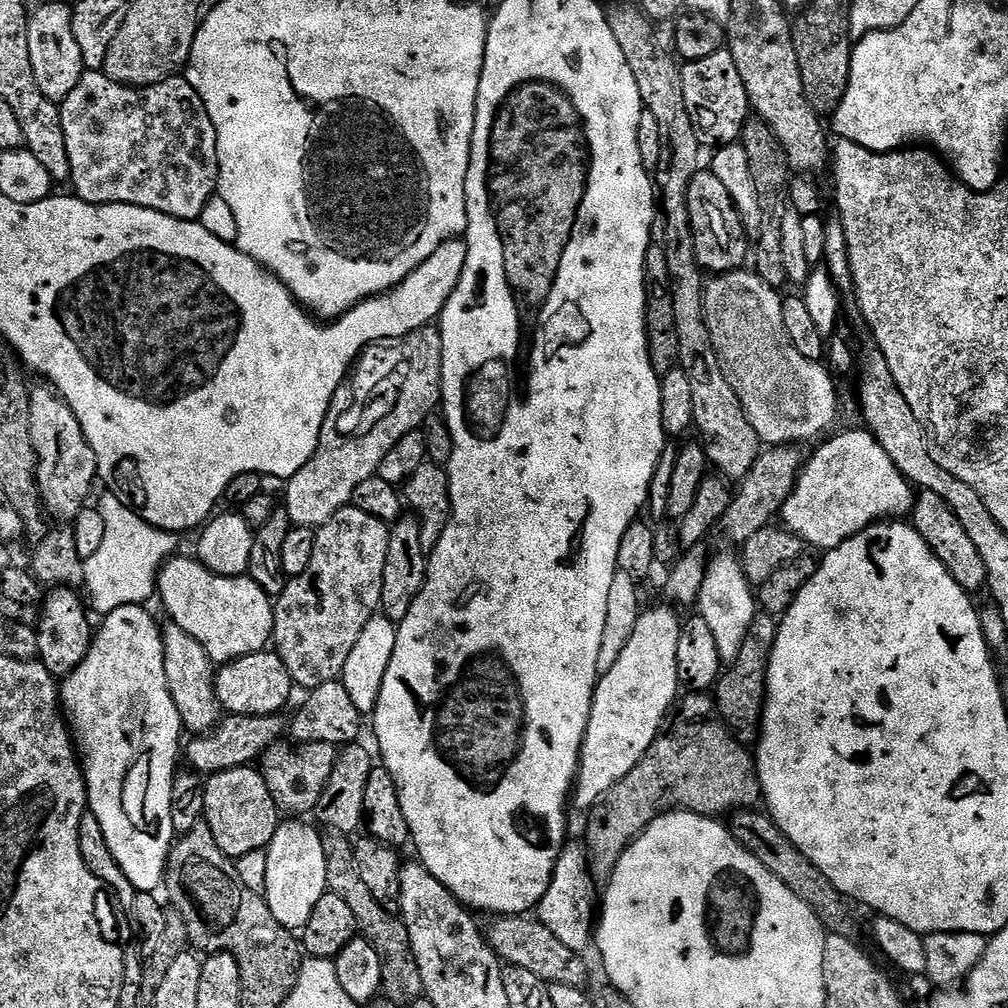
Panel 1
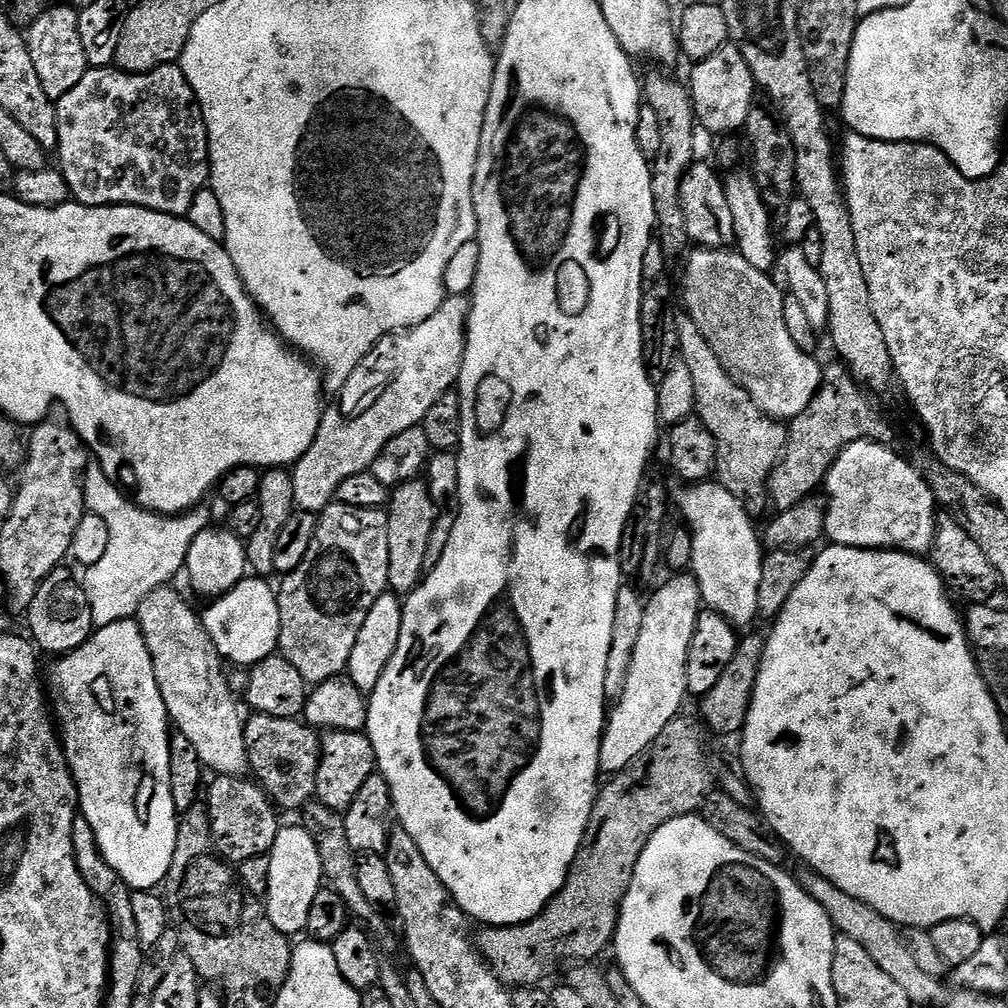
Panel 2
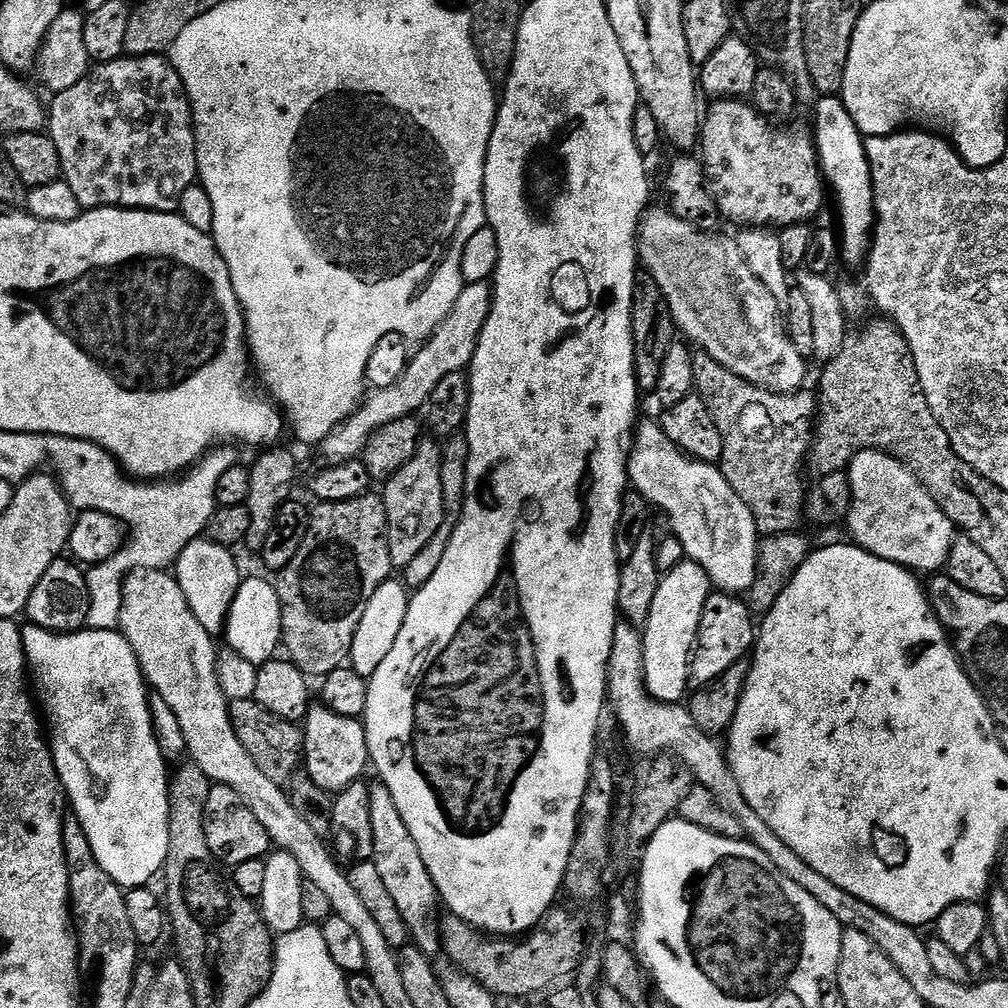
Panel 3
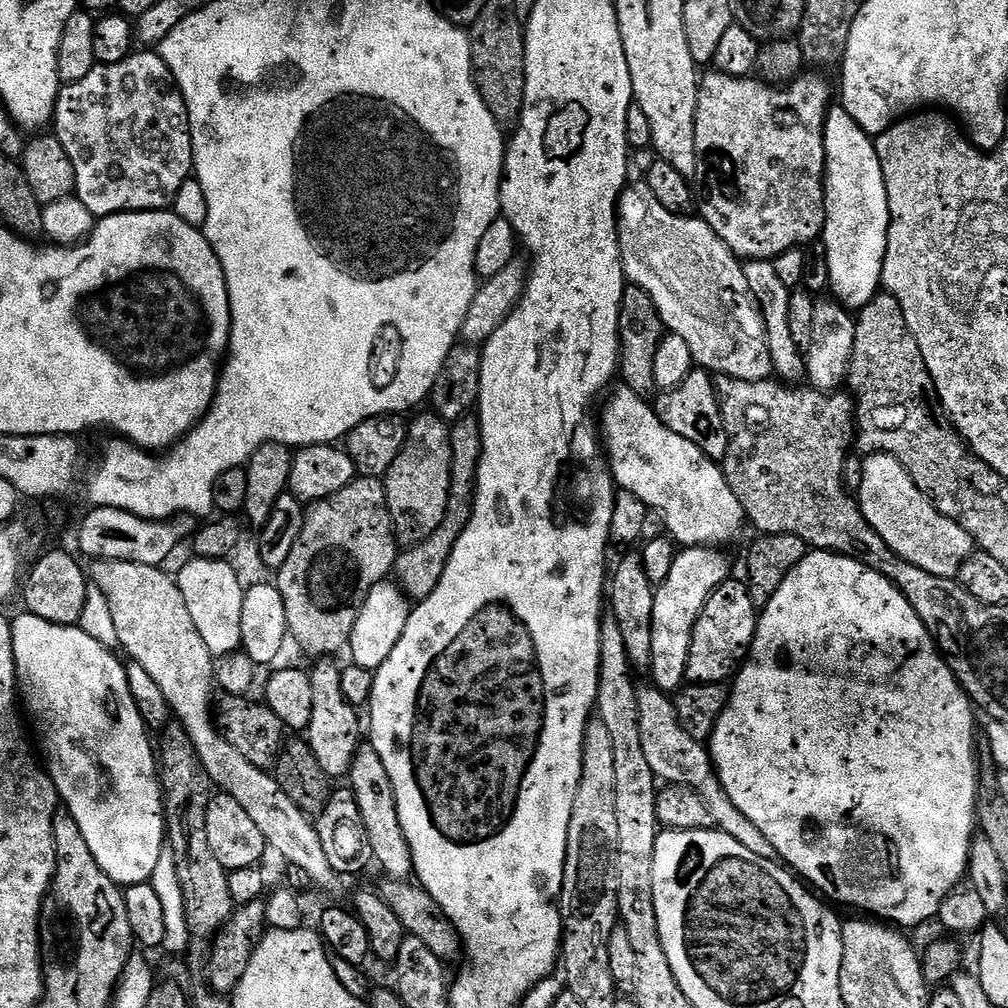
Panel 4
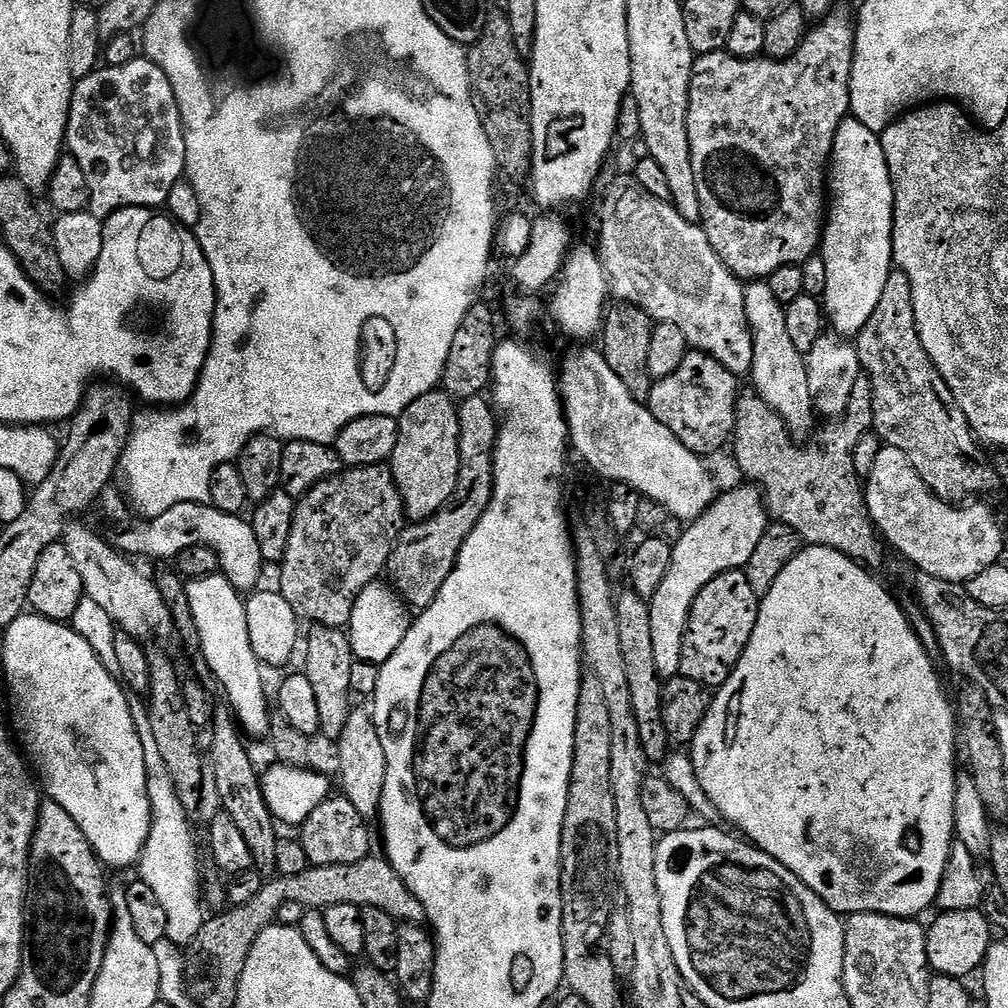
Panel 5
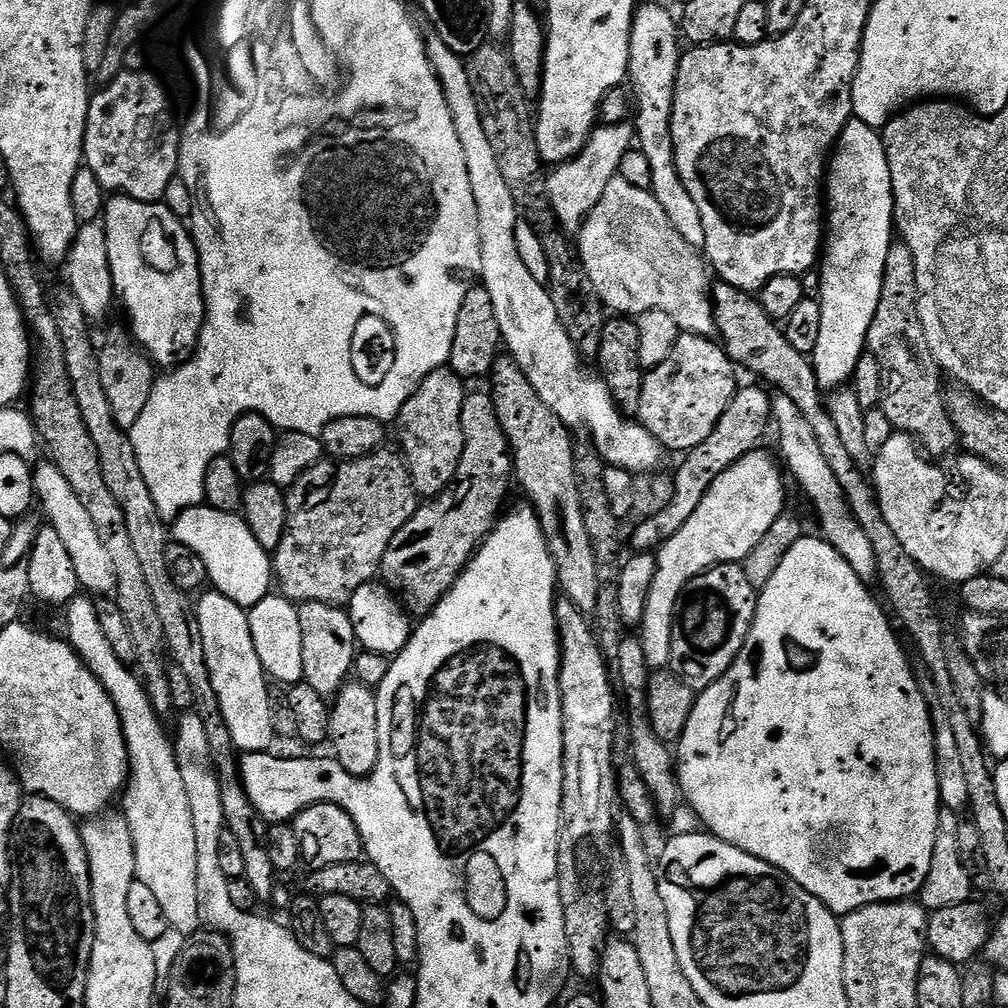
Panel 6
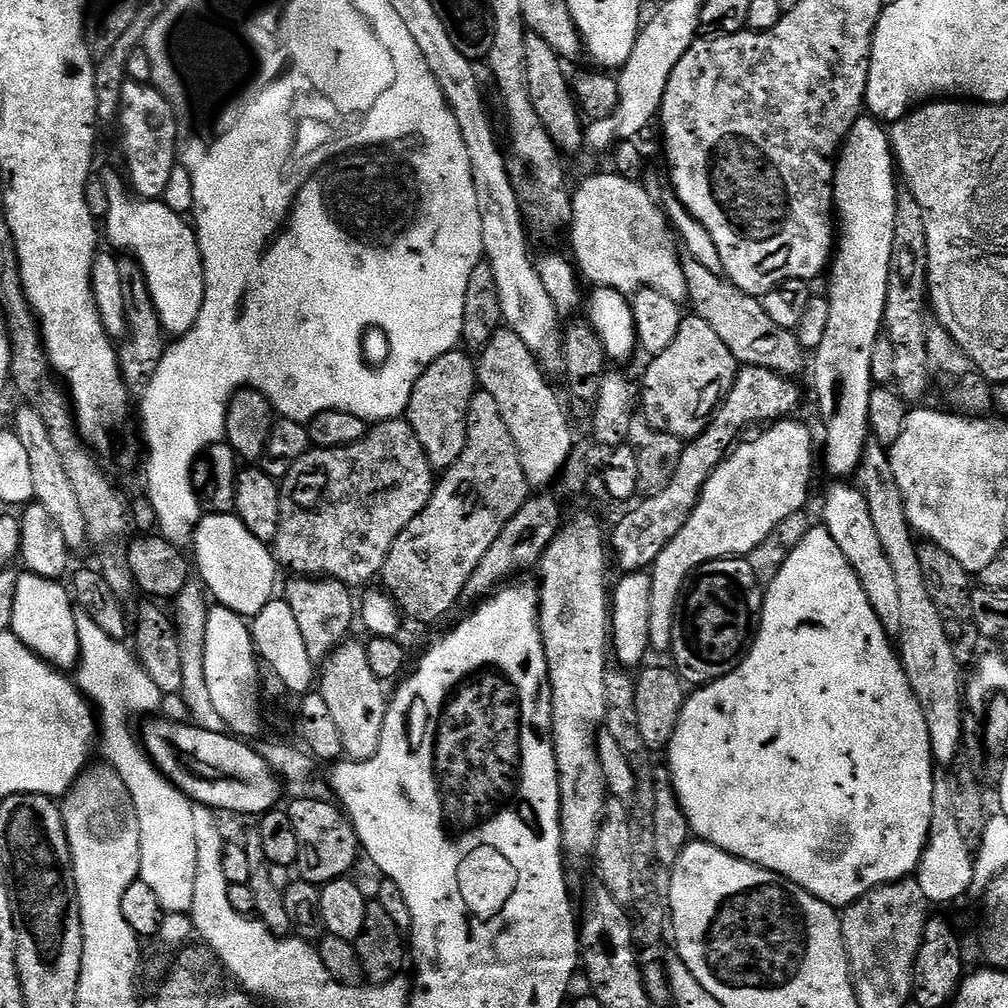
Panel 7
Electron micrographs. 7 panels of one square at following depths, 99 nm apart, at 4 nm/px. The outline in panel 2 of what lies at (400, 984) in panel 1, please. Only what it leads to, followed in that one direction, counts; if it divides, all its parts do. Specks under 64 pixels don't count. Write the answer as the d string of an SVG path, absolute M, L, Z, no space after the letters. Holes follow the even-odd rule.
M319 802L305 804L302 815L304 815L303 828L309 832L310 837L314 838L314 843L318 848L323 879L326 881L327 887L334 889L342 898L342 902L346 902L349 913L355 919L357 916L361 920L357 921L371 933L375 943L381 949L394 947L396 940L398 944L397 933L388 927L382 914L378 914L378 910L374 906L370 906L370 902L366 902L366 894L362 894L362 889L358 886L358 878L356 877L357 853L352 851L350 842L346 839L346 822L343 815L322 806Z

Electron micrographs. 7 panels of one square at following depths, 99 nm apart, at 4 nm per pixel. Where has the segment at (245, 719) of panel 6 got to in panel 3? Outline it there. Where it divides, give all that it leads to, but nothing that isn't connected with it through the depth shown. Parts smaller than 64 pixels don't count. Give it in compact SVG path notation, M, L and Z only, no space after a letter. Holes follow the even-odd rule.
M200 537L190 542L179 555L174 565L174 575L198 622L213 636L221 635L228 620L229 606L233 604L237 590L243 583L231 549Z

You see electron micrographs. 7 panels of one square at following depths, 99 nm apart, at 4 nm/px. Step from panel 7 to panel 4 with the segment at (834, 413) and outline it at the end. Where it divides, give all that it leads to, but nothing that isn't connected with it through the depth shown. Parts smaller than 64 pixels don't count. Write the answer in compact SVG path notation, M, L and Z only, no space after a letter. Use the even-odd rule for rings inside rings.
M842 106L829 107L826 126L824 127L824 149L826 150L826 158L824 159L824 231L822 233L822 245L824 244L824 260L828 263L828 269L826 269L828 288L831 295L845 308L859 310L869 304L882 288L882 270L884 269L888 227L890 226L890 206L886 198L886 182L882 178L882 162L878 162L873 137L864 132L862 126L858 126L858 122L854 122L854 118L850 118L850 114Z

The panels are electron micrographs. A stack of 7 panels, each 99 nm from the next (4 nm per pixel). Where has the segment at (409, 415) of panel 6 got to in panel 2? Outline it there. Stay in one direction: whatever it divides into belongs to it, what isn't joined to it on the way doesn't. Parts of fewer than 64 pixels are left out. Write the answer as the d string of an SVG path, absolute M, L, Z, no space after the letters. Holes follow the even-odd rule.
M417 478L391 489L386 511L390 546L388 587L395 595L404 598L418 587L425 575L426 550L430 547L430 534L436 525L438 506L432 500L427 483Z

